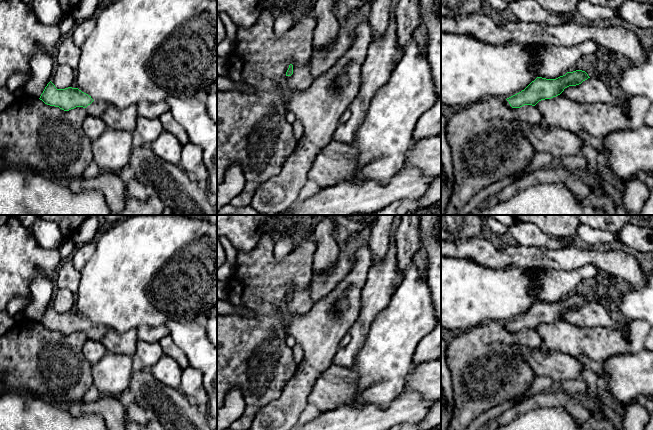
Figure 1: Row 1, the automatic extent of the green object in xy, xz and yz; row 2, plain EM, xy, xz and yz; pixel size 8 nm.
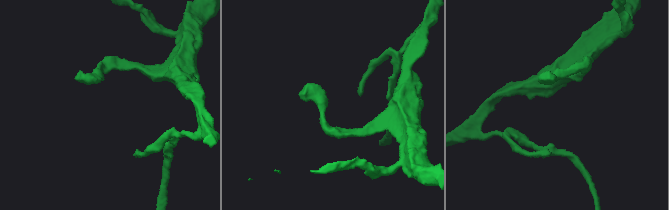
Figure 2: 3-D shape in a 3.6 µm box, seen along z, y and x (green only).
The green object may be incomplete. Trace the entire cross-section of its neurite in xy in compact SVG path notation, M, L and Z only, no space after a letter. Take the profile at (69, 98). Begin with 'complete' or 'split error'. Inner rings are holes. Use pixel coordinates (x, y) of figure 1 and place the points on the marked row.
split error; M51 81L47 84L39 99L47 105L59 107L64 111L83 107L88 115L99 117L107 108L111 107L106 101L93 100L91 96L78 88L57 89Z

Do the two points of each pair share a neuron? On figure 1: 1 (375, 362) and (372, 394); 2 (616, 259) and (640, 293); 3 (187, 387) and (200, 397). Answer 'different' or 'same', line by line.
1: same
2: different
3: same

